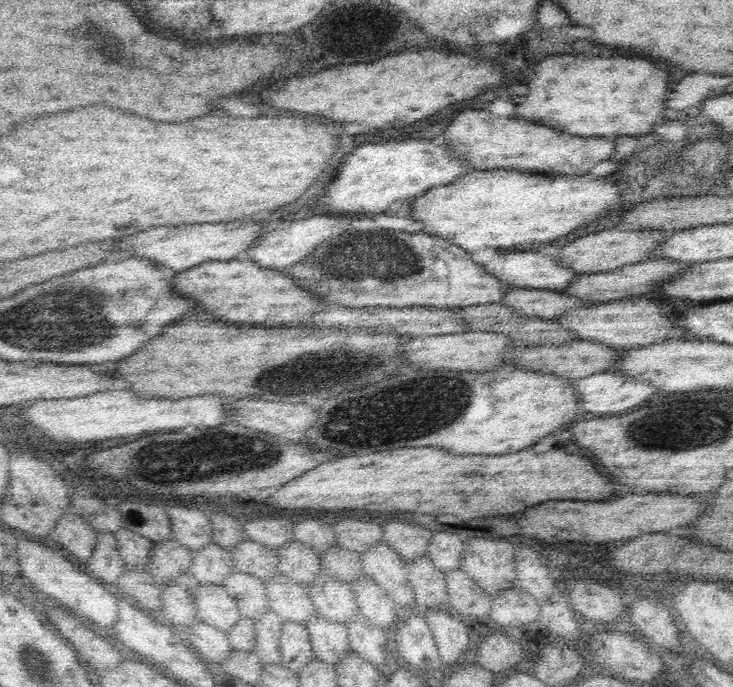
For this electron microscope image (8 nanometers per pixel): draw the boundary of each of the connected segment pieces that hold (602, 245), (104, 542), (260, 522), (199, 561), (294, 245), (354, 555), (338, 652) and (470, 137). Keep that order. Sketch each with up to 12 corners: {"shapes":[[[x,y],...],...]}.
{"shapes":[[[608,228],[563,244],[577,275],[648,262],[671,233]],[[95,534],[84,570],[114,589],[125,562],[116,537]],[[281,515],[252,518],[246,539],[272,550],[294,539],[293,522]],[[216,541],[192,553],[198,584],[222,584],[233,567],[231,552]],[[352,220],[282,222],[241,257],[278,271],[348,232]],[[337,542],[320,557],[321,568],[352,584],[362,574],[358,552]],[[308,622],[312,650],[335,666],[350,650],[344,624]],[[462,112],[442,134],[469,168],[586,174],[616,138]]]}

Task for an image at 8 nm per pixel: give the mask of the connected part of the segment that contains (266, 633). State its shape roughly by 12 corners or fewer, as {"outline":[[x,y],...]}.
{"outline":[[272,610],[254,620],[254,652],[276,664],[282,622]]}

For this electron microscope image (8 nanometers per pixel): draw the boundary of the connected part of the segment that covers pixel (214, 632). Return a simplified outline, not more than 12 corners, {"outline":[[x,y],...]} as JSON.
{"outline":[[204,622],[190,626],[192,650],[204,660],[222,662],[228,636]]}

